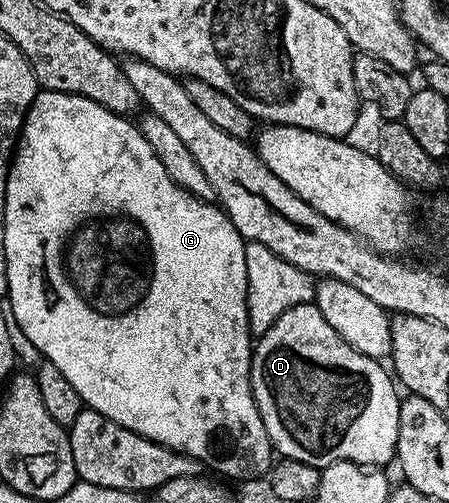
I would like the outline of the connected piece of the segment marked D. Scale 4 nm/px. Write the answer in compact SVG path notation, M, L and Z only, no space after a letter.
M316 303L300 304L283 314L253 345L253 361L249 381L255 406L267 426L274 449L286 460L307 462L323 469L340 460L350 460L366 466L385 466L397 454L399 410L402 397L388 367L381 360L372 360L355 350L323 318Z

